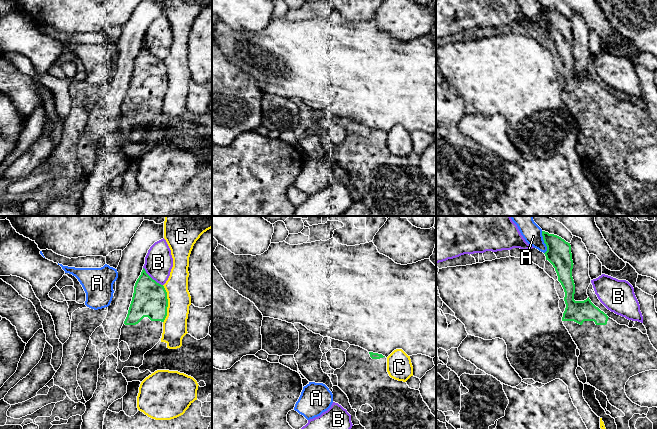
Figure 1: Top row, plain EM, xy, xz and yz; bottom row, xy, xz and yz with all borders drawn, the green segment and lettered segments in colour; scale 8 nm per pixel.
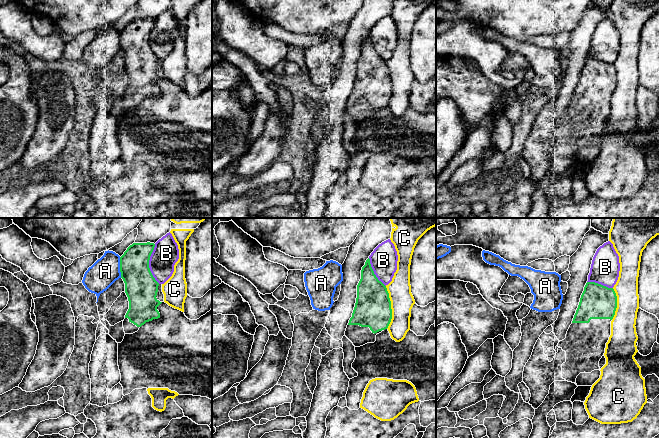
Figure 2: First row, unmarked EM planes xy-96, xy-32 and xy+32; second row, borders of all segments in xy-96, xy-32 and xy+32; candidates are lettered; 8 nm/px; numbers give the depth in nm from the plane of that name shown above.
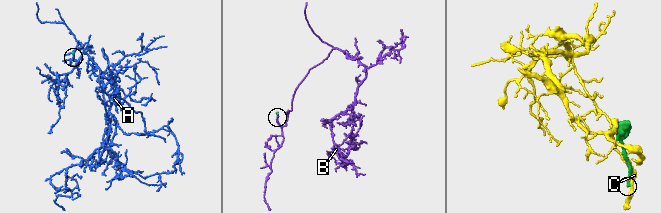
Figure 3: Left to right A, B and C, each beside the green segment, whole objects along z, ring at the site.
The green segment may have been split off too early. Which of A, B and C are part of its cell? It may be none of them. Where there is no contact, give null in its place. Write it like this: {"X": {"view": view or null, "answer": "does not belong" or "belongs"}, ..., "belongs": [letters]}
{"A": {"view": "yz", "answer": "does not belong"}, "B": {"view": "xy", "answer": "does not belong"}, "C": {"view": "xy", "answer": "does not belong"}, "belongs": []}

